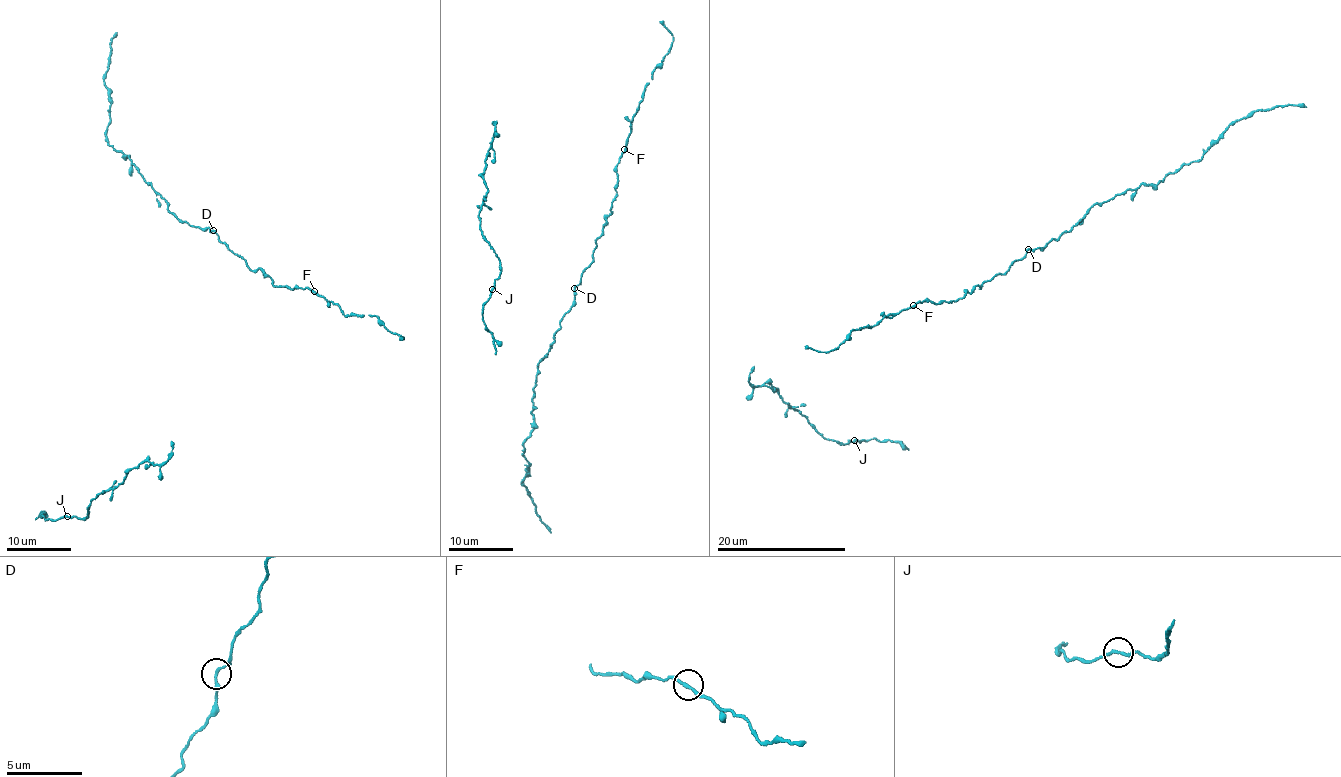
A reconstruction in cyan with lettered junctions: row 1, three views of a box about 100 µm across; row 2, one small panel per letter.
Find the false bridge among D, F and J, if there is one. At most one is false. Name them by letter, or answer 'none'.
none

